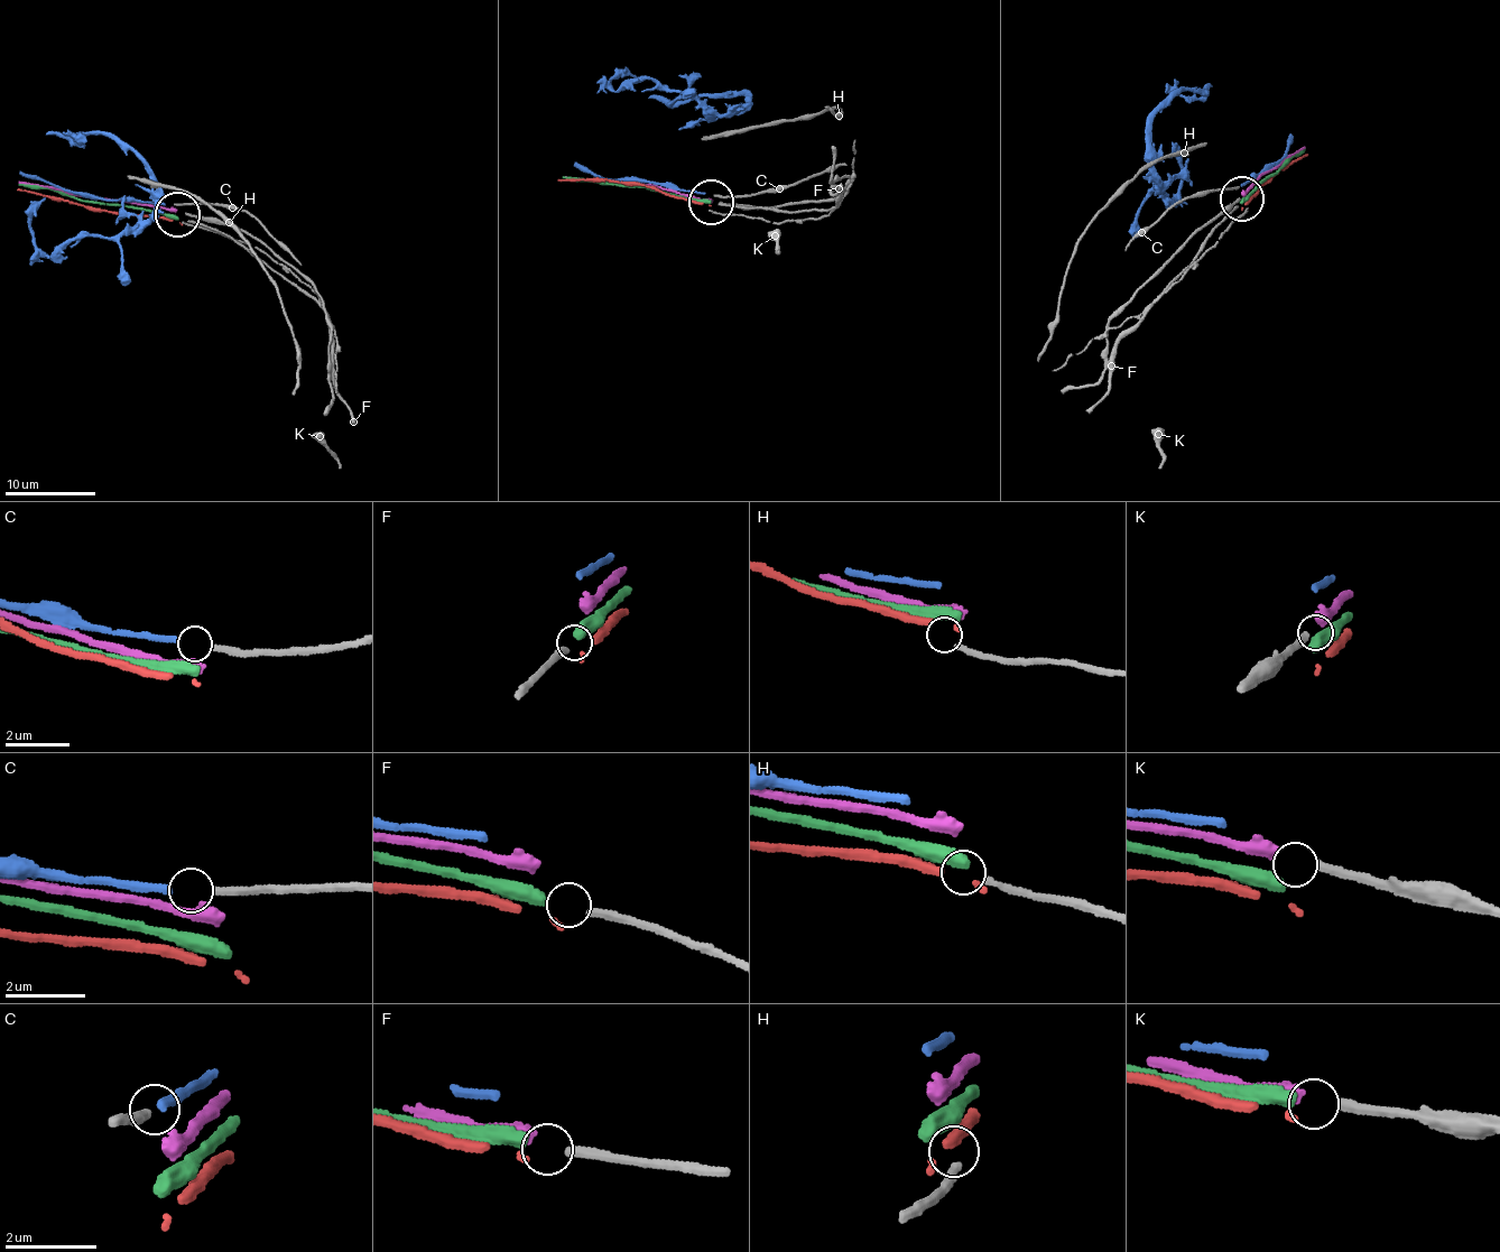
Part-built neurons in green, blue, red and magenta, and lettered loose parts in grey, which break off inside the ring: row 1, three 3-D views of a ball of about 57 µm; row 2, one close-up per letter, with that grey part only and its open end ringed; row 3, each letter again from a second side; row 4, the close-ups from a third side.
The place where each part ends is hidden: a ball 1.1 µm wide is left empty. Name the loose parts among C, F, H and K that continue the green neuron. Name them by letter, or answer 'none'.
F

